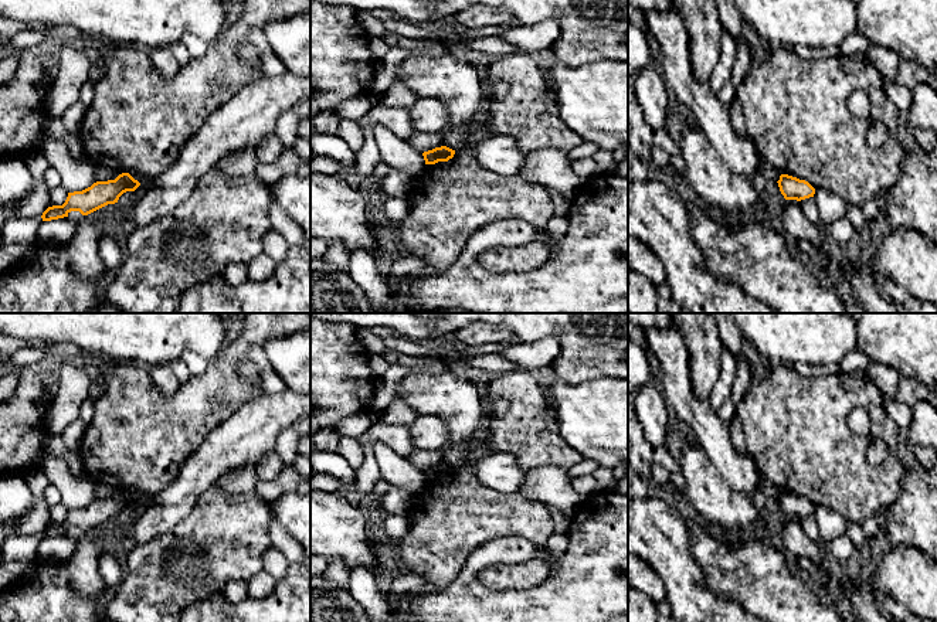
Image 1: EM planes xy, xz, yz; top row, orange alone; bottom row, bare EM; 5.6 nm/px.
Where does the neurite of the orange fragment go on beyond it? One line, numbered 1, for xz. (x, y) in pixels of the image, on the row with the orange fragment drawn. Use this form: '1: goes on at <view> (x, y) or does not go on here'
1: does not go on here

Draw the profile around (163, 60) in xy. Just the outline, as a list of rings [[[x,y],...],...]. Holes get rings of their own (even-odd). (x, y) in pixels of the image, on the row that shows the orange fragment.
[[[170,47],[157,48],[149,57],[156,71],[166,79],[176,77],[180,69],[180,64],[176,61]]]

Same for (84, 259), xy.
[[[108,204],[84,215],[77,222],[77,235],[64,247],[71,272],[85,281],[94,281],[106,272],[103,259],[99,255],[101,220],[105,211],[112,208],[113,204]]]

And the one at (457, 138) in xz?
[[[466,123],[458,125],[454,129],[445,132],[444,146],[459,150],[464,146],[468,146],[471,132]]]

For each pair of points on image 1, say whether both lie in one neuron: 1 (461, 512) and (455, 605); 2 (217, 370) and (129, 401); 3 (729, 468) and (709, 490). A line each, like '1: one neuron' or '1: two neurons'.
1: two neurons
2: one neuron
3: two neurons

